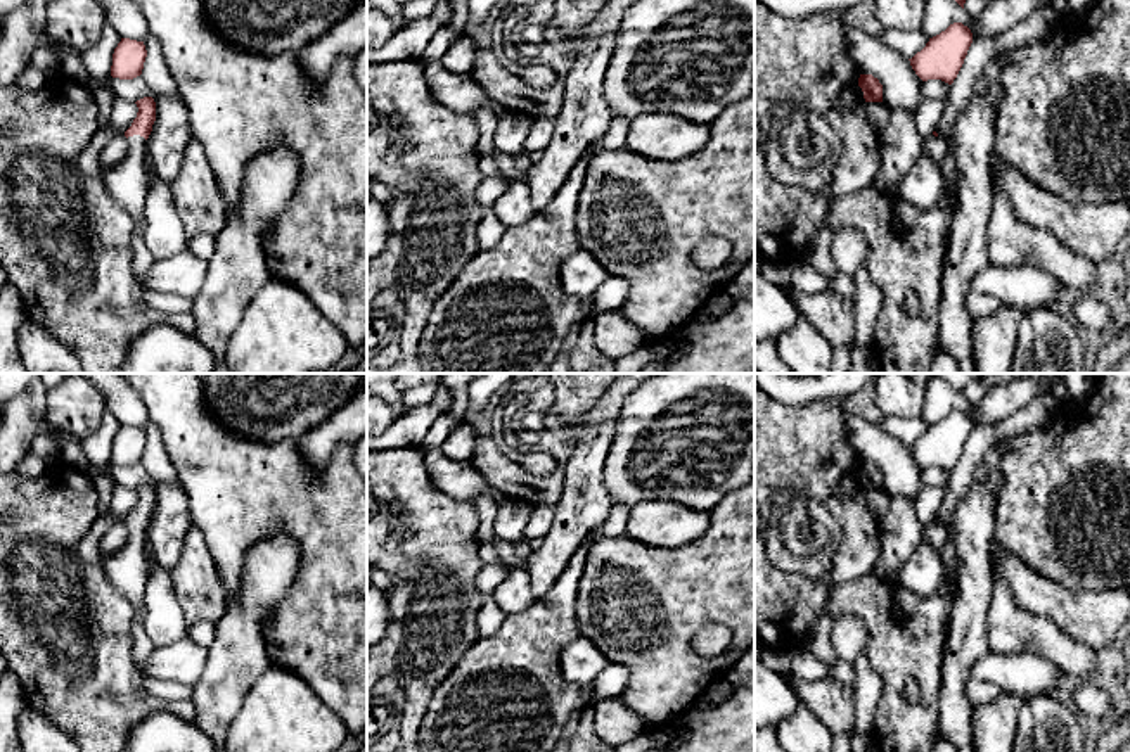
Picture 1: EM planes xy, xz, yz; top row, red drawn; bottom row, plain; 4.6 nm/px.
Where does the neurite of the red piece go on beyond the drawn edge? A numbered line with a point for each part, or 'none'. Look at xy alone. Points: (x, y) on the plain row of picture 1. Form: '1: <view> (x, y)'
1: xy (127, 567)

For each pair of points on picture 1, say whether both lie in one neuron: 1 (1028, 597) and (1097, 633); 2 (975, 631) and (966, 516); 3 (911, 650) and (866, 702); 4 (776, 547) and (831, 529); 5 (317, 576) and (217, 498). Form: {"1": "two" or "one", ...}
{"1": "one", "2": "one", "3": "two", "4": "one", "5": "one"}

